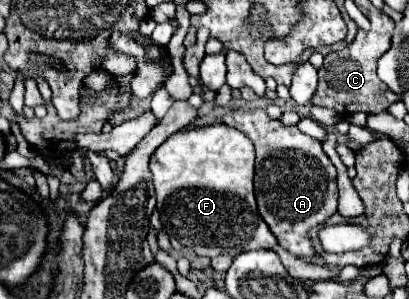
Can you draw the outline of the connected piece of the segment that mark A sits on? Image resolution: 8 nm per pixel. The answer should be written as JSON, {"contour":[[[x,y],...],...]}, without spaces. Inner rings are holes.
{"contour":[[[232,110],[224,114],[222,122],[238,128],[256,146],[254,188],[258,212],[278,244],[298,258],[312,256],[314,248],[308,230],[324,224],[338,210],[336,168],[324,154],[322,144],[302,134],[296,126],[284,126],[280,120],[268,118],[264,110]]]}

